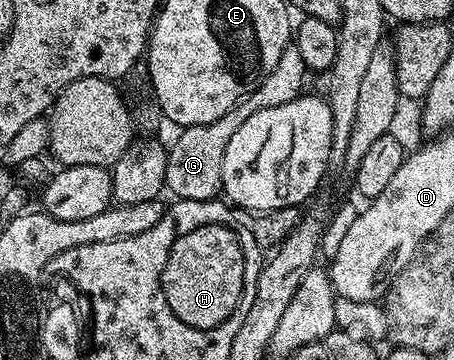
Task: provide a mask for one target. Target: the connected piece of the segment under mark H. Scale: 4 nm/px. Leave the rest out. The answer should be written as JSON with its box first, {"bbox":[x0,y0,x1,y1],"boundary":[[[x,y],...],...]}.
{"bbox":[162,224,247,330],"boundary":[[[205,224],[178,237],[162,269],[162,291],[177,319],[197,330],[215,329],[233,313],[244,287],[247,258],[231,228]]]}

